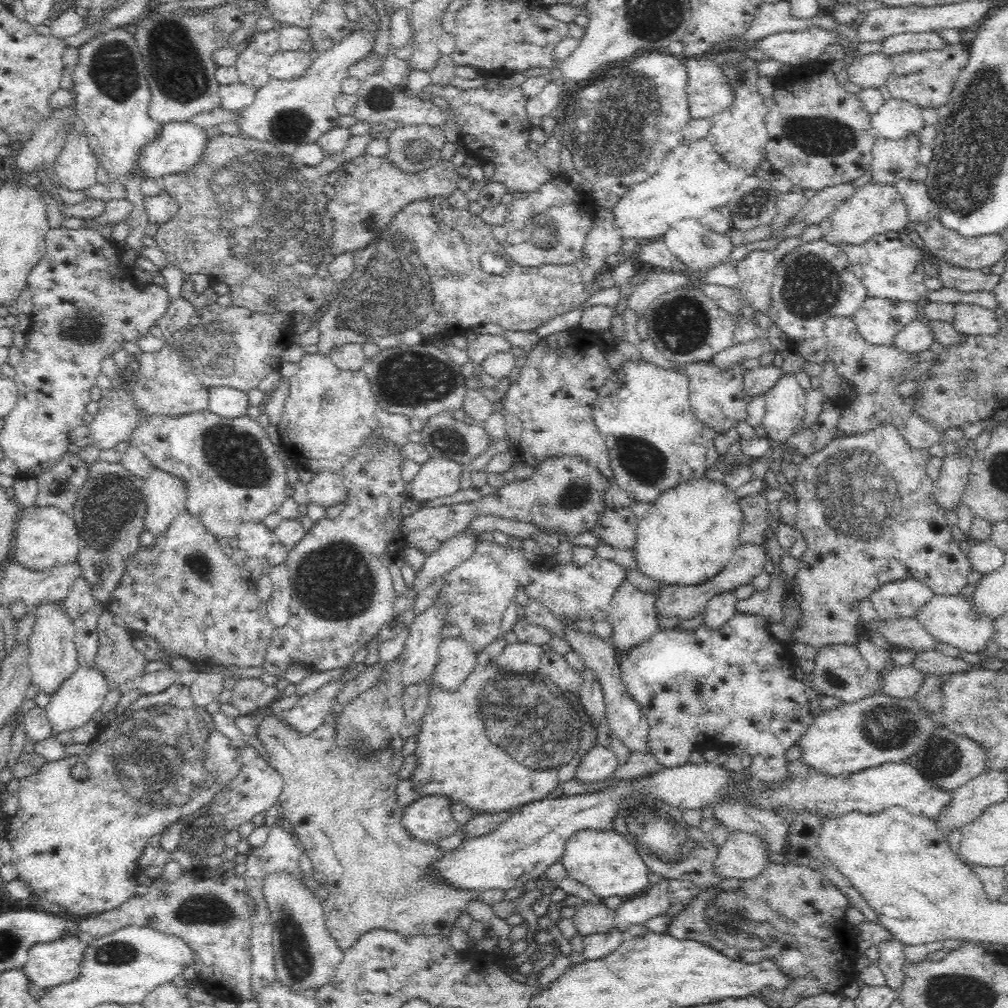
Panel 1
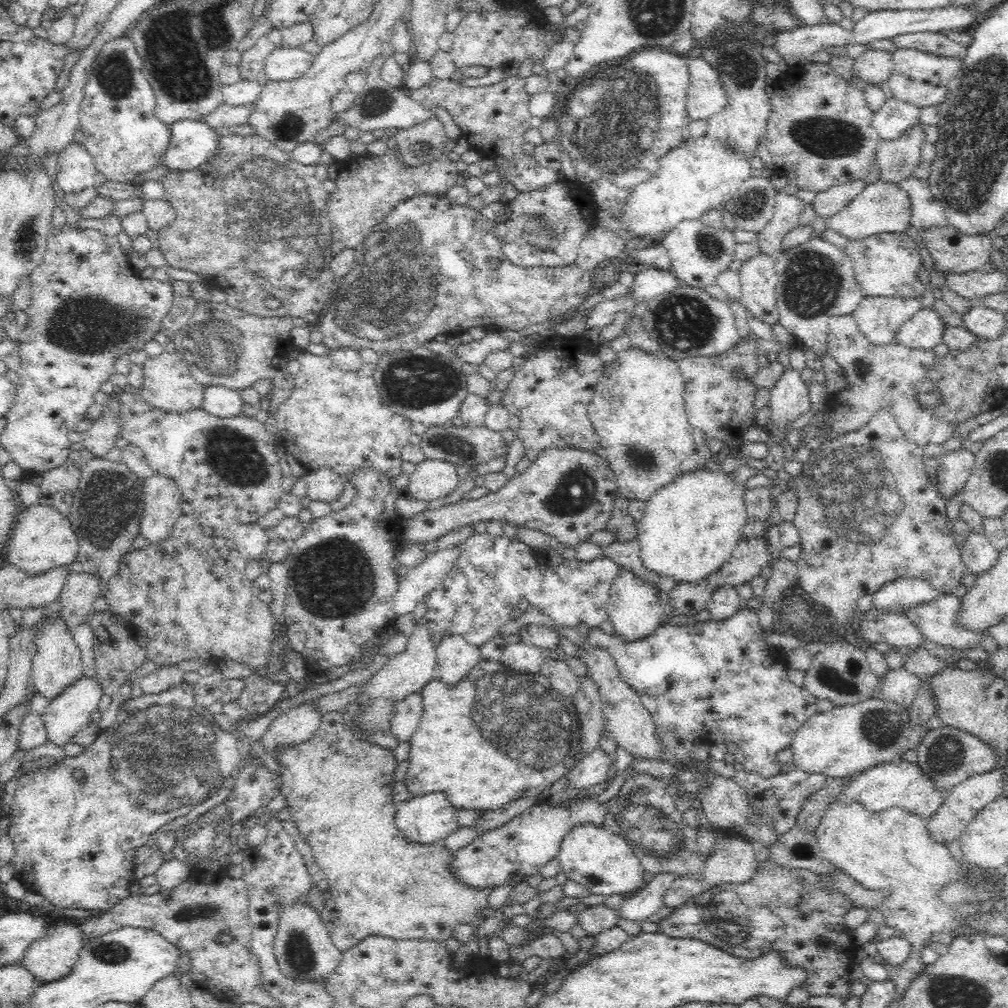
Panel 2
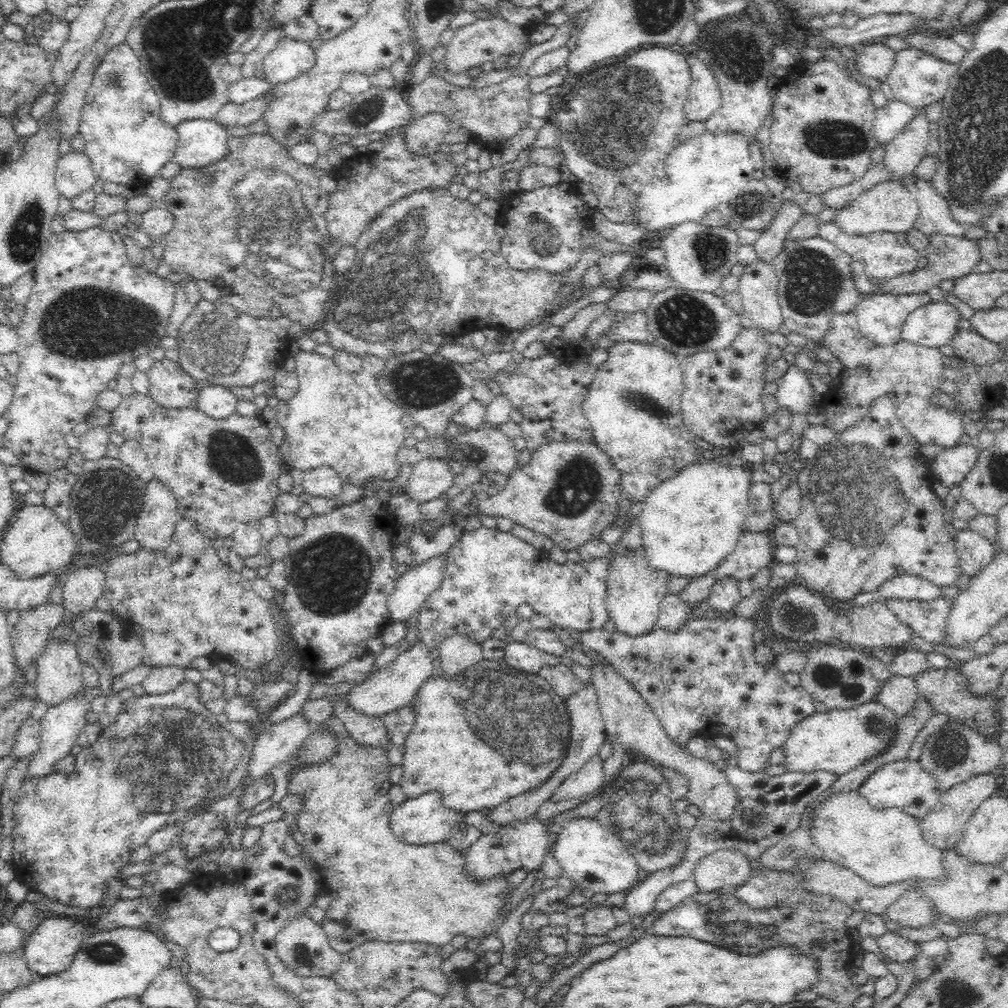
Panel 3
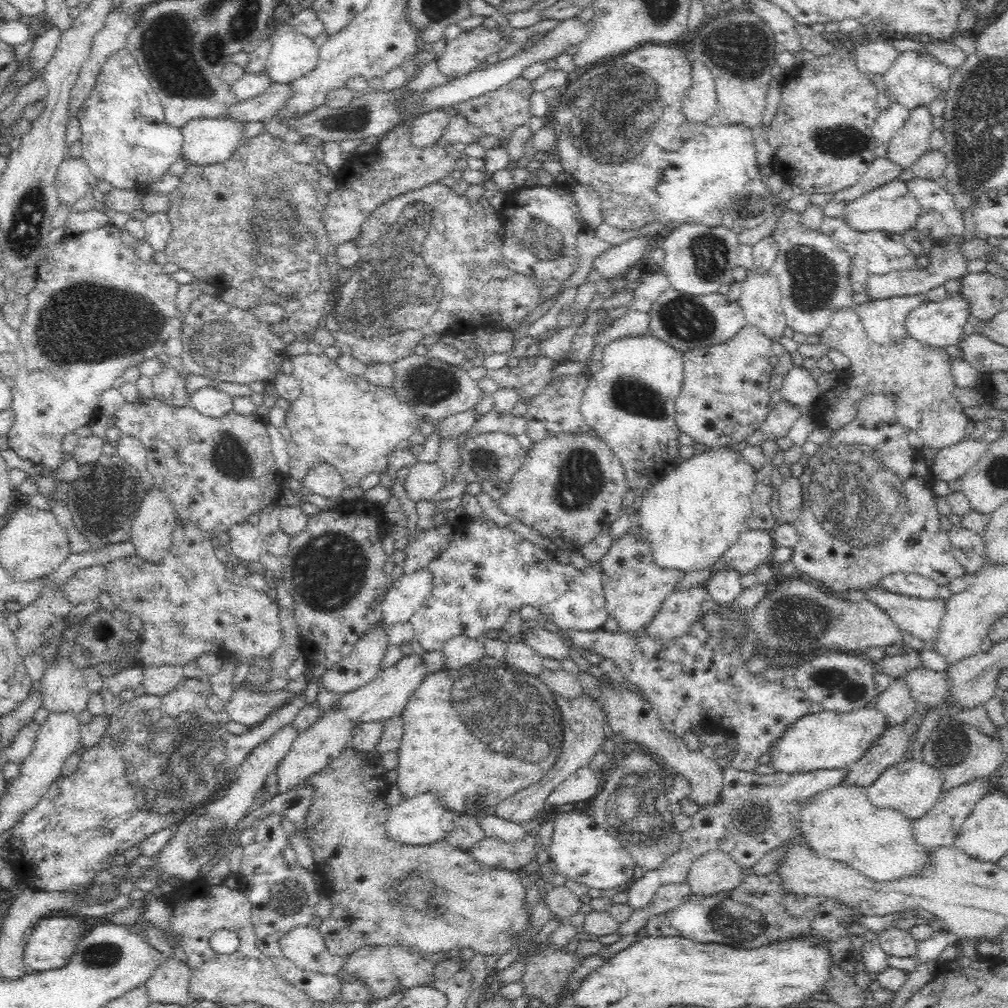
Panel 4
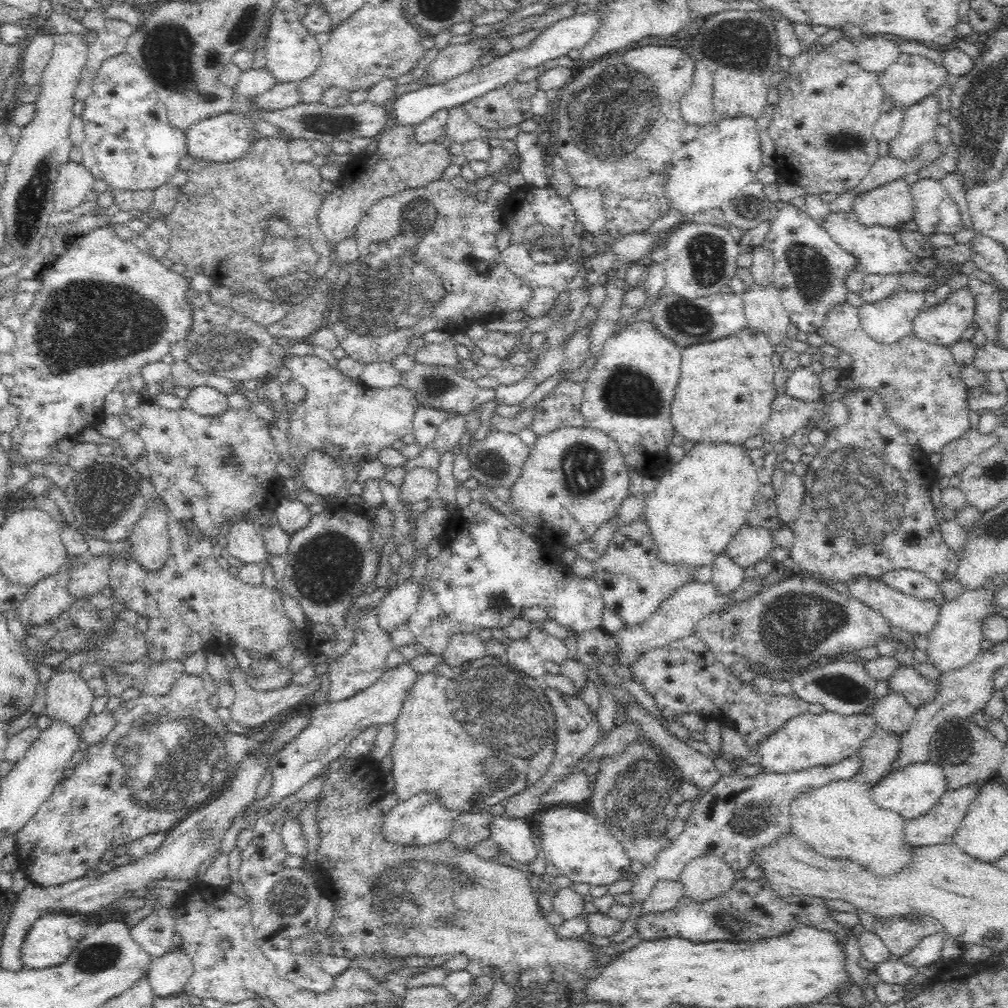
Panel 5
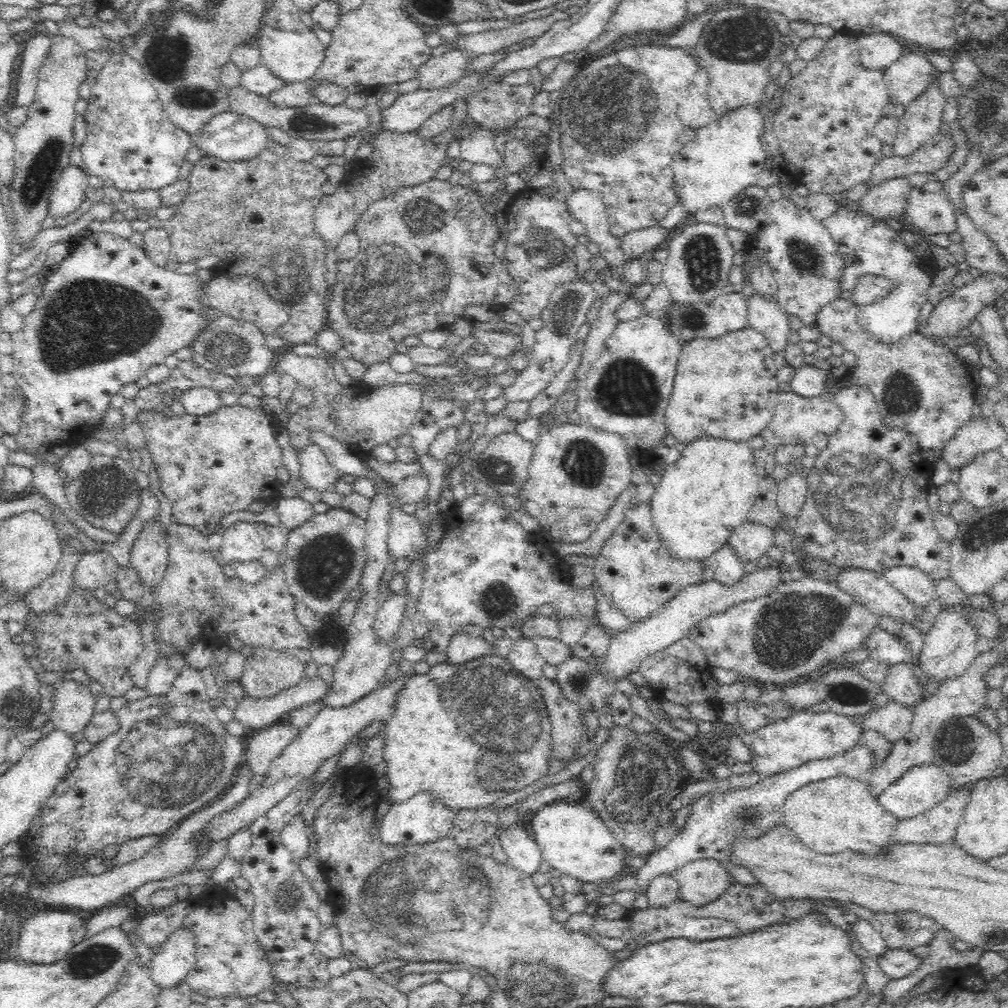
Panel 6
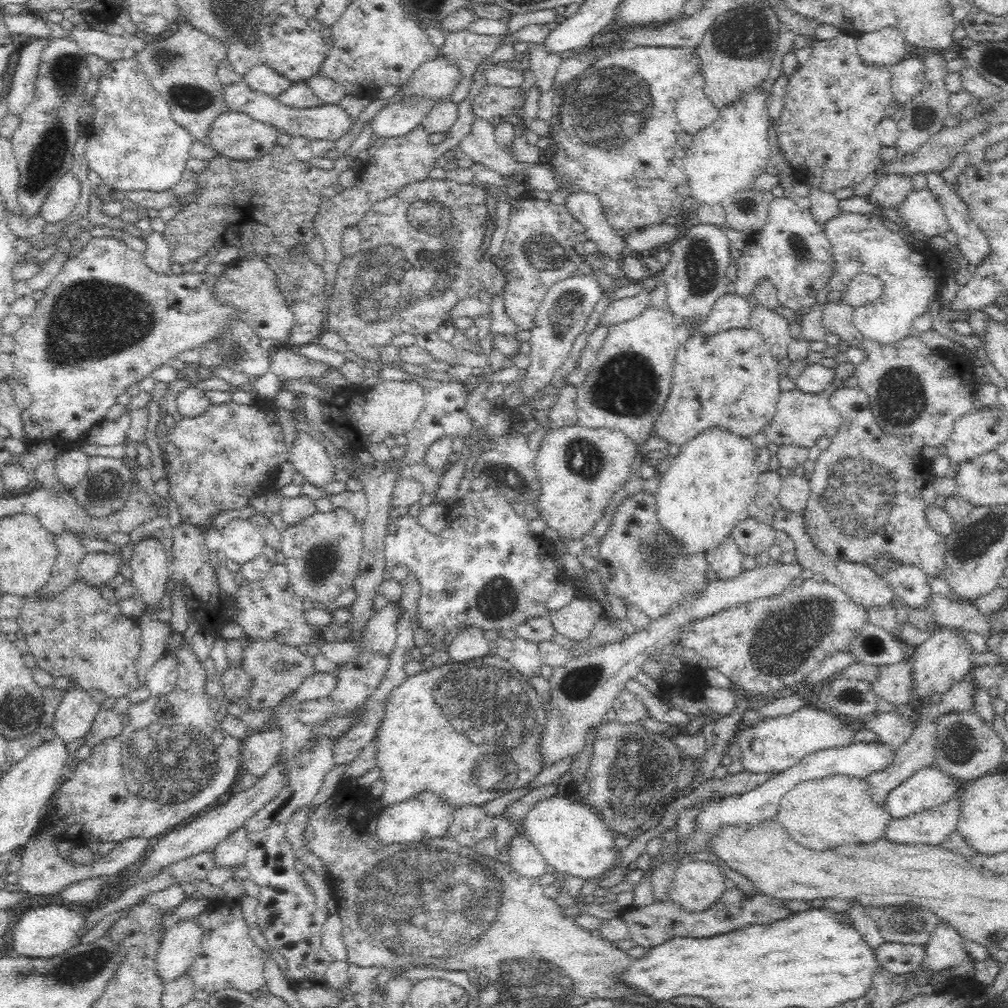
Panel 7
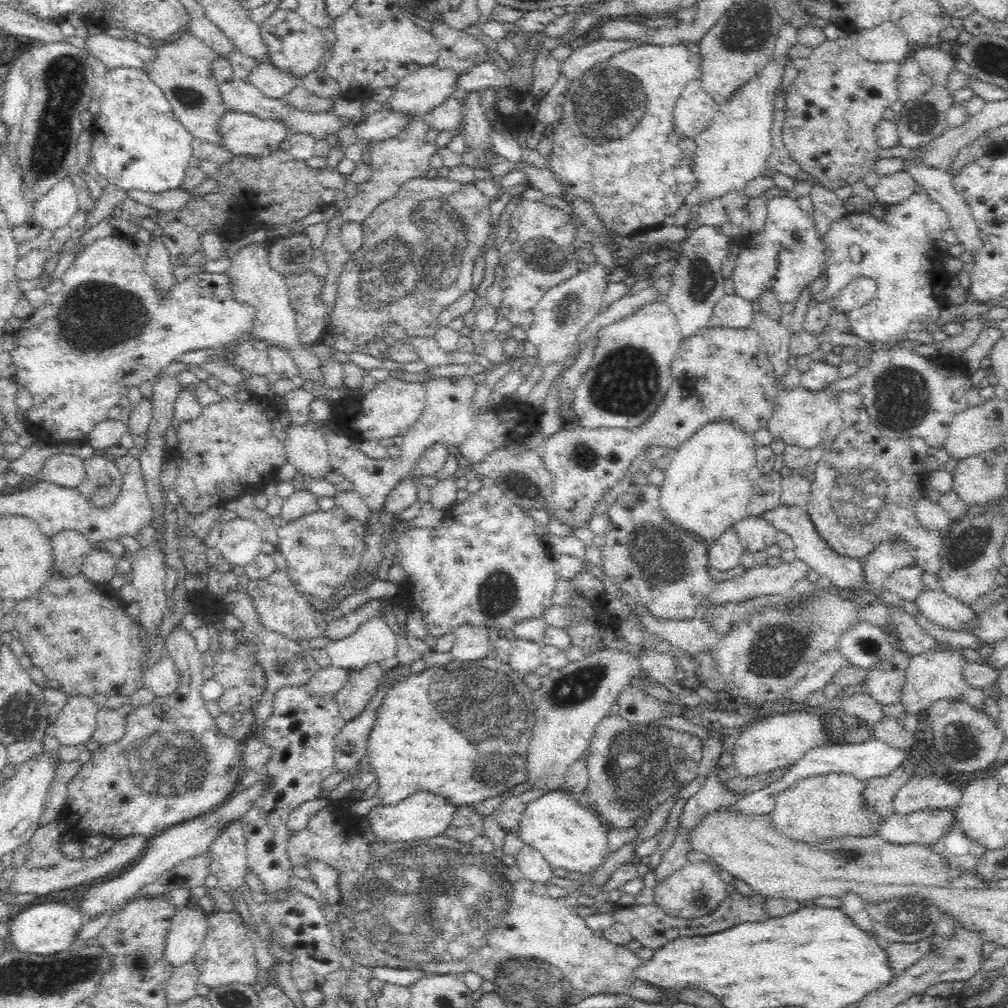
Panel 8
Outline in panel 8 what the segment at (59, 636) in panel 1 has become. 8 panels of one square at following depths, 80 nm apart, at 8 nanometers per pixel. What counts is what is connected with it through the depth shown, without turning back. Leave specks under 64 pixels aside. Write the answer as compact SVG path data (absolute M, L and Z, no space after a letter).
M70 696L49 731L61 745L88 745L98 728L98 713L99 709L91 698Z

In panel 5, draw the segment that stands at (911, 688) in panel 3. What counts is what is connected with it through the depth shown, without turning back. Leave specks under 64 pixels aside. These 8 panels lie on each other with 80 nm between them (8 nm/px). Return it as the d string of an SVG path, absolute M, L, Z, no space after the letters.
M891 690L884 698L877 700L870 710L876 727L898 736L904 735L910 729L915 712L916 707L901 694Z

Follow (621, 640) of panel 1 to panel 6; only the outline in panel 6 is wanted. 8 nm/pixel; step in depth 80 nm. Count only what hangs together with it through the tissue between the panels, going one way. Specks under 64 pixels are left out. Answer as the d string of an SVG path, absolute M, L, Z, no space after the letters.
M642 502L638 506L629 507L624 512L622 522L606 538L602 545L602 550L595 558L594 572L595 580L598 581L602 593L608 600L611 600L614 608L616 607L618 610L621 610L632 623L637 623L657 614L666 602L670 602L672 598L676 597L688 586L701 584L704 569L705 565L702 562L695 562L694 559L674 560L670 557L666 544L660 540L658 531L656 531L656 527L653 525L649 502Z

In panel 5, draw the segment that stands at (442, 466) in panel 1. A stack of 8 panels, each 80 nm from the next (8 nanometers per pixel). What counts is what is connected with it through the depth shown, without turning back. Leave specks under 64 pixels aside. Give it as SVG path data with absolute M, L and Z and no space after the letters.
M416 468L408 471L399 488L401 499L406 503L427 504L436 493L439 486L438 472L426 468Z

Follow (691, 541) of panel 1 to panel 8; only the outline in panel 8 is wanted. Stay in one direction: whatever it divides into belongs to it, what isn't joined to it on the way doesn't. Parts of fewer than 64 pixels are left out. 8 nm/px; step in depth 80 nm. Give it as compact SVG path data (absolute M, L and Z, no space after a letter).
M722 419L706 424L706 426L704 426L701 430L698 430L694 436L688 438L686 442L684 442L680 447L677 447L671 453L671 463L668 464L668 468L666 468L666 470L659 473L659 502L663 516L669 522L674 523L674 525L678 525L678 528L684 529L684 531L686 531L686 533L690 533L690 535L694 535L696 539L702 539L702 541L706 542L706 544L710 546L727 528L734 526L736 523L740 522L740 520L743 520L749 516L747 508L750 500L752 500L752 496L754 495L758 480L763 476L763 474L757 468L755 462L756 448L757 444L755 443L755 438L752 435L746 434L742 430L739 430L736 426L733 426L730 421Z

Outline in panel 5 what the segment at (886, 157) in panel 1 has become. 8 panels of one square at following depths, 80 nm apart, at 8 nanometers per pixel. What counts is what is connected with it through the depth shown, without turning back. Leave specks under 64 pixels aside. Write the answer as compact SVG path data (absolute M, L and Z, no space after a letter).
M932 94L904 112L900 130L889 142L889 154L902 161L917 157L923 144L932 143L934 130L939 126L939 99Z

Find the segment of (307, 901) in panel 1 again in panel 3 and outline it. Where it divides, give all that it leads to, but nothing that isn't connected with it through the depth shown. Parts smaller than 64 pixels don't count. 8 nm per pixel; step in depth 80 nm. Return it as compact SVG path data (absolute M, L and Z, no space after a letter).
M305 914L290 920L289 924L278 932L275 942L278 957L282 963L302 978L332 977L343 962L342 955L330 947L322 926L307 918Z

